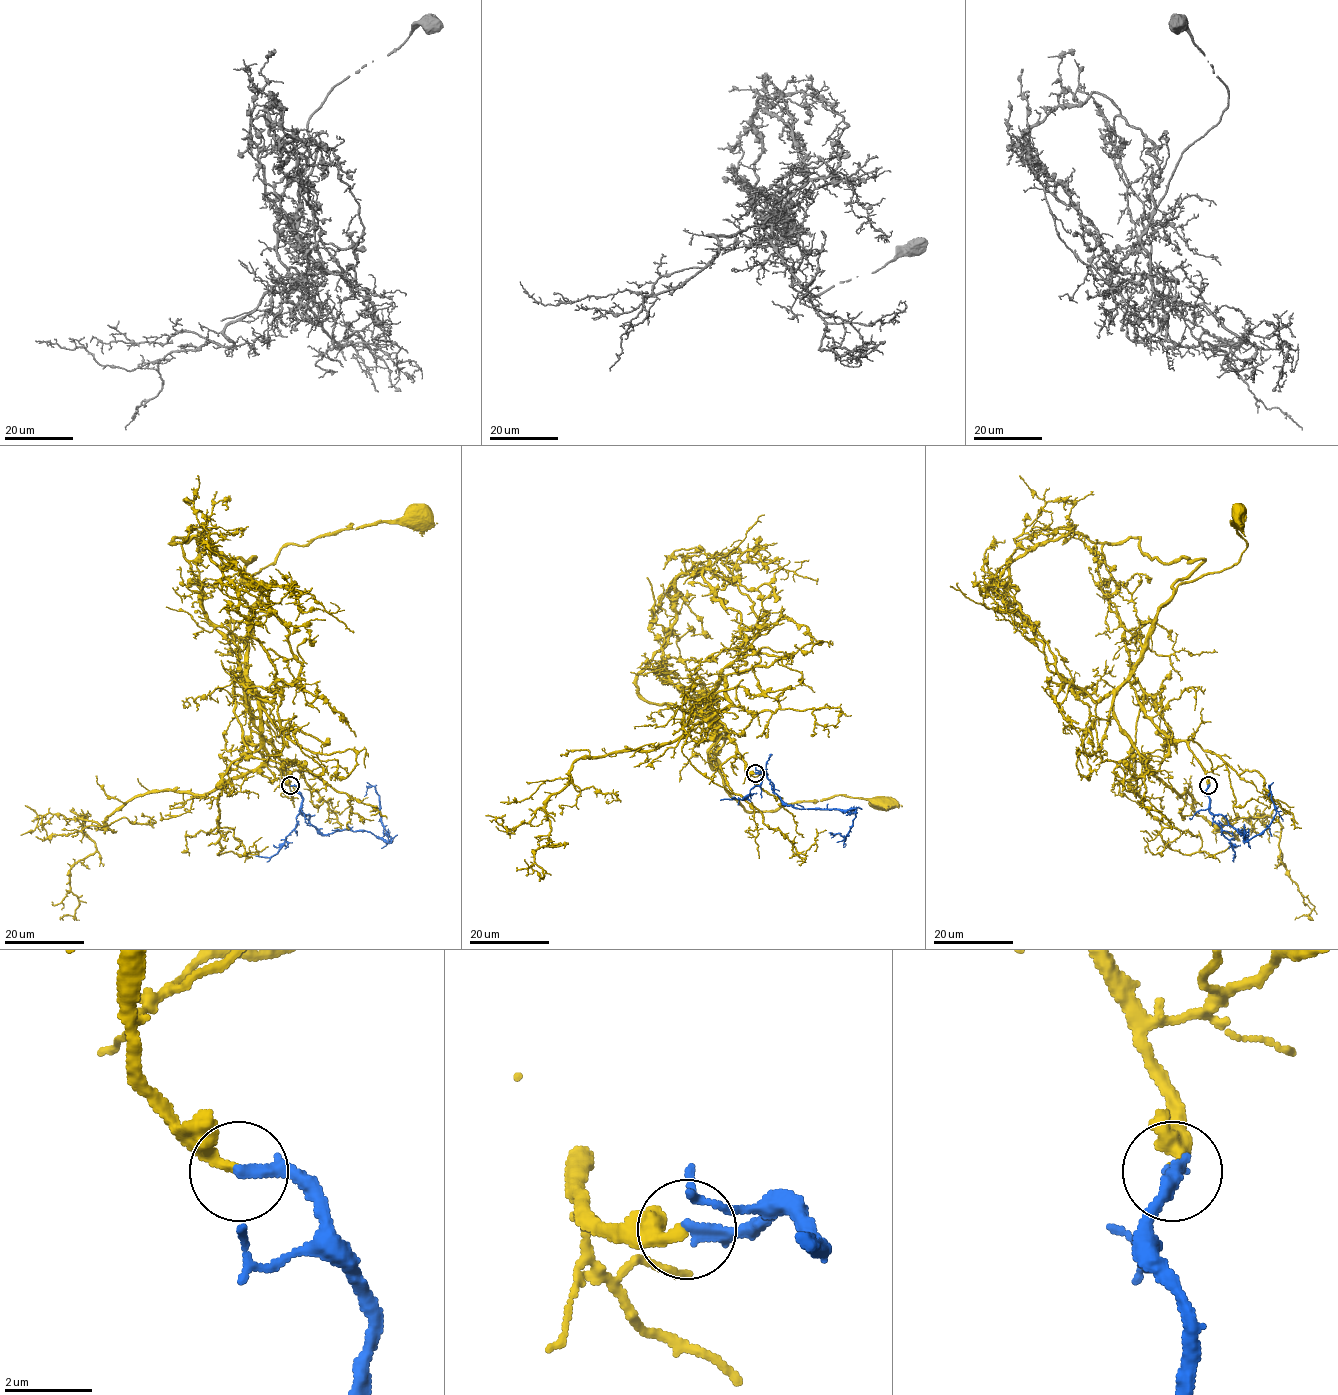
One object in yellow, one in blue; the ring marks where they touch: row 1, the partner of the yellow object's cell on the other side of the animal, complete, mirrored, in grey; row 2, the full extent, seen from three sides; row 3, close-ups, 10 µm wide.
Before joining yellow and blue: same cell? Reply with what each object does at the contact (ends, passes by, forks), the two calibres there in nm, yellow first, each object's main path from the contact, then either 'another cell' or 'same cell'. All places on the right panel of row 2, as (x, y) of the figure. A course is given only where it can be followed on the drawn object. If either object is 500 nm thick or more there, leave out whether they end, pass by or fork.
yellow ends | blue ends | 280/300 nm | yellow via (1208, 785), (1130, 681), (1178, 585), (1239, 560), (1239, 516) | blue via (1208, 785), (1209, 812), (1244, 830), (1243, 841), (1270, 825), (1276, 807), (1269, 786), (1268, 796) | same cell

